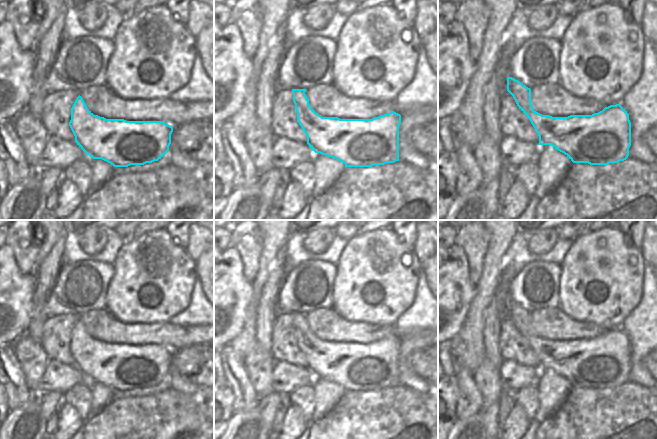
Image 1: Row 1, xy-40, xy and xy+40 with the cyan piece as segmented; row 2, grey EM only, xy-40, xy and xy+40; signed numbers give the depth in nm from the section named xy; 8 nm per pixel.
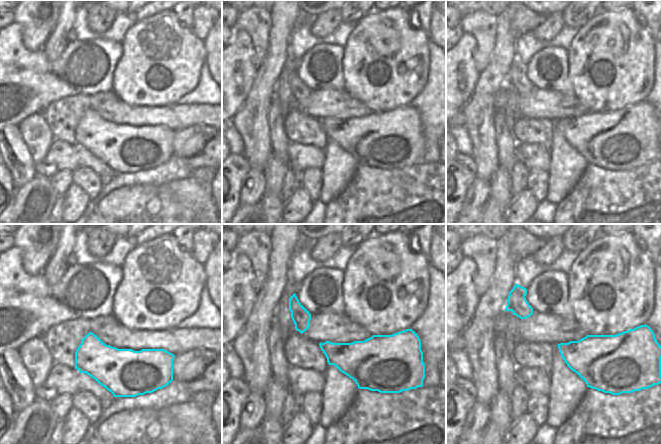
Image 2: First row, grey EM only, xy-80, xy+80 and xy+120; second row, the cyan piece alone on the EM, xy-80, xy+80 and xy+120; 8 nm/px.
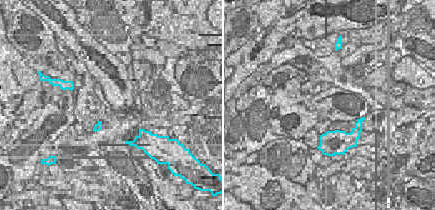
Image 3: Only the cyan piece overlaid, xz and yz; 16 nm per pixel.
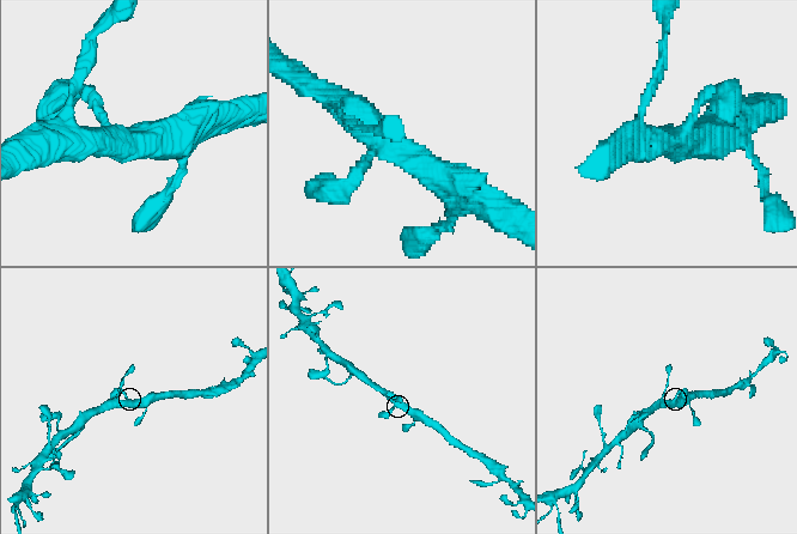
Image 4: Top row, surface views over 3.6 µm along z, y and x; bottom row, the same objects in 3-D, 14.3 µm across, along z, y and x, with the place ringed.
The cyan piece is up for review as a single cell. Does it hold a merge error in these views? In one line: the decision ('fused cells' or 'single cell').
single cell

